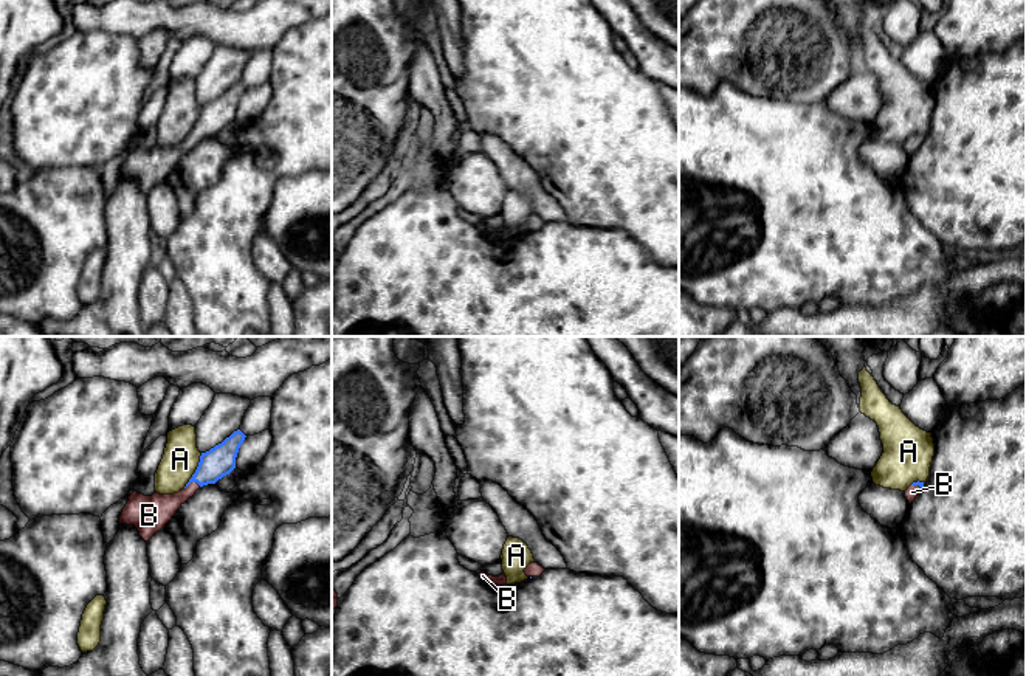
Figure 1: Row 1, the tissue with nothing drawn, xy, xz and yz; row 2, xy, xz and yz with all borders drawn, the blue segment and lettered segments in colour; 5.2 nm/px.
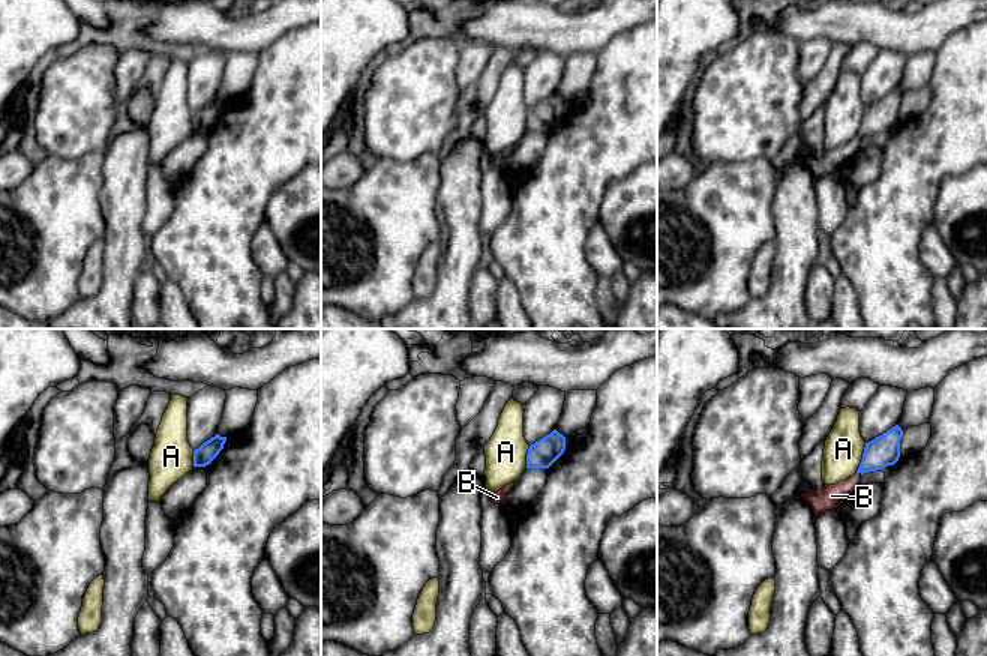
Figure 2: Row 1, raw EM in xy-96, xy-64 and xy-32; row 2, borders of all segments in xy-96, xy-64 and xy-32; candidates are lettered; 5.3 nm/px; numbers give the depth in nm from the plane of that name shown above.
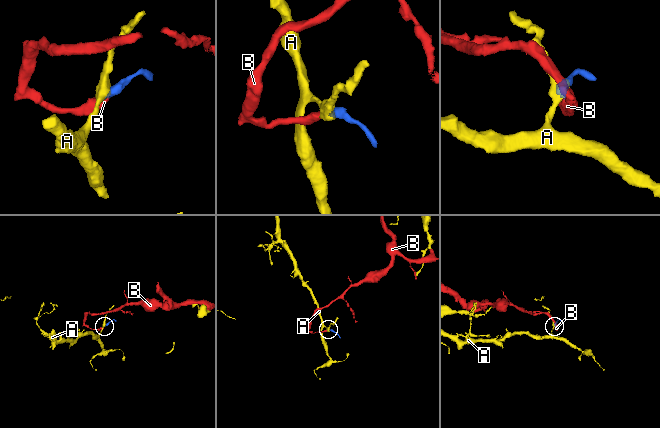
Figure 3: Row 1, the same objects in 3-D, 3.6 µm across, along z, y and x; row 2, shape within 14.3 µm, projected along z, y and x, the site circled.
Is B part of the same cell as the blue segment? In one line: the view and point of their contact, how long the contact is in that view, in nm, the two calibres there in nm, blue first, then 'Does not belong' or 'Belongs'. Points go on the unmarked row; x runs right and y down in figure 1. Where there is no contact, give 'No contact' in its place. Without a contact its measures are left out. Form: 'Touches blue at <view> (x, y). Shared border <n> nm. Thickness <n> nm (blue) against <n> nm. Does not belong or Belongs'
Touches blue at xy (192, 134). Shared border 90 nm. Thickness 160 nm (blue) against 170 nm. Belongs

